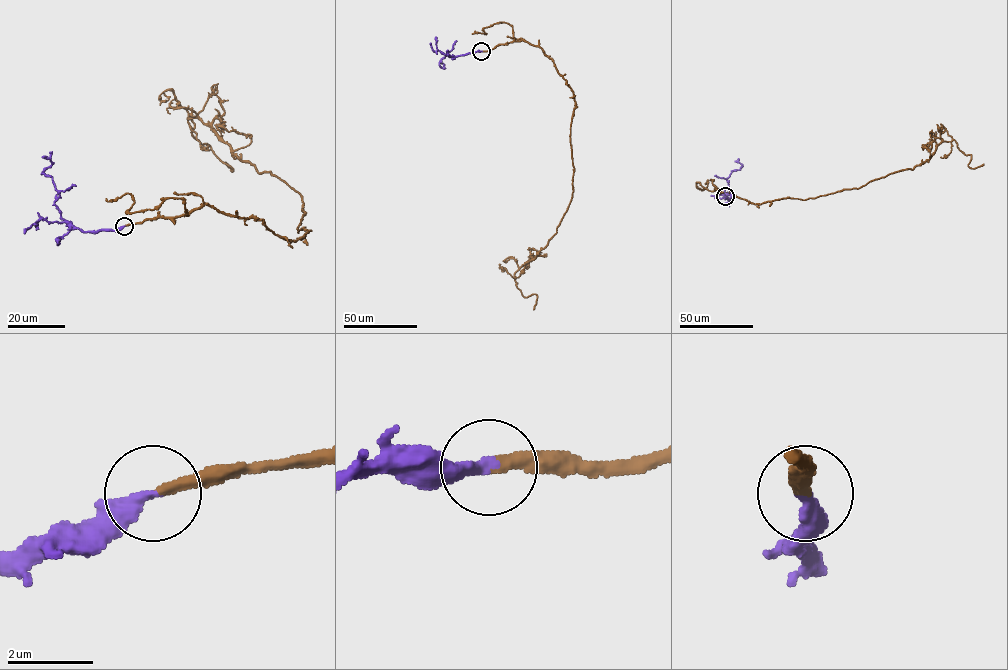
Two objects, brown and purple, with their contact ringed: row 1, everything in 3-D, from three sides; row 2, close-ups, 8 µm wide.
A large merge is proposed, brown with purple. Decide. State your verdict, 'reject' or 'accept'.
accept

